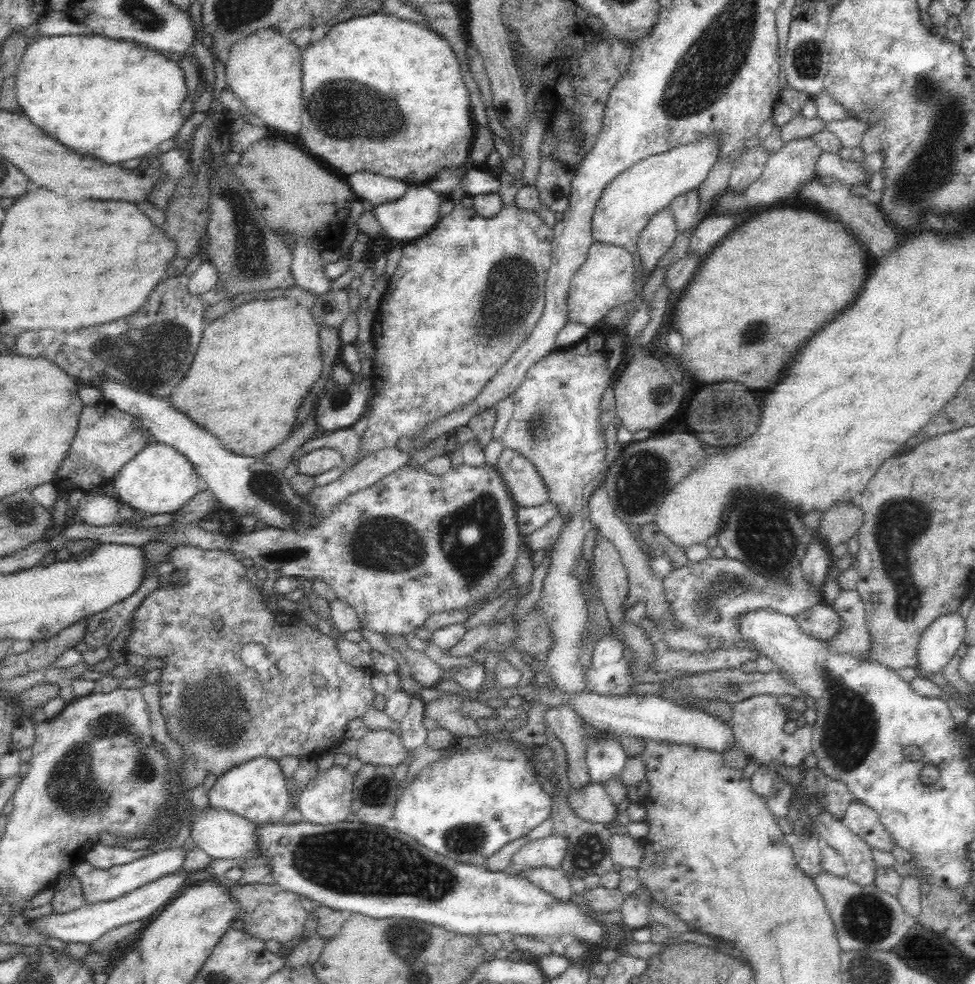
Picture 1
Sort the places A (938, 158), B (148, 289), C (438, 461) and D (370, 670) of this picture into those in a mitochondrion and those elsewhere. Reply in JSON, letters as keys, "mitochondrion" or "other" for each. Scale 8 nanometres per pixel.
{"A":"mitochondrion","B":"other","C":"other","D":"other"}

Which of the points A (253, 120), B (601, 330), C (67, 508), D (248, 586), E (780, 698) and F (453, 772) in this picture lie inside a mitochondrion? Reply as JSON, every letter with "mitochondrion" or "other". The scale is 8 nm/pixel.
{"A":"other","B":"other","C":"other","D":"other","E":"other","F":"other"}

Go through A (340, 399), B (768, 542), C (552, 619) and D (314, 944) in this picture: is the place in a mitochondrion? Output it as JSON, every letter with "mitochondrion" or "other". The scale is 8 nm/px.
{"A":"mitochondrion","B":"mitochondrion","C":"other","D":"other"}

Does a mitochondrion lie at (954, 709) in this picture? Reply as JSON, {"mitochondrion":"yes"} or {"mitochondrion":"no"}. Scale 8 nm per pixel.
{"mitochondrion":"no"}

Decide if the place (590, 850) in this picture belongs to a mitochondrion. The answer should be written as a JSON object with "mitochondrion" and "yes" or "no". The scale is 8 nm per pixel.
{"mitochondrion":"yes"}

